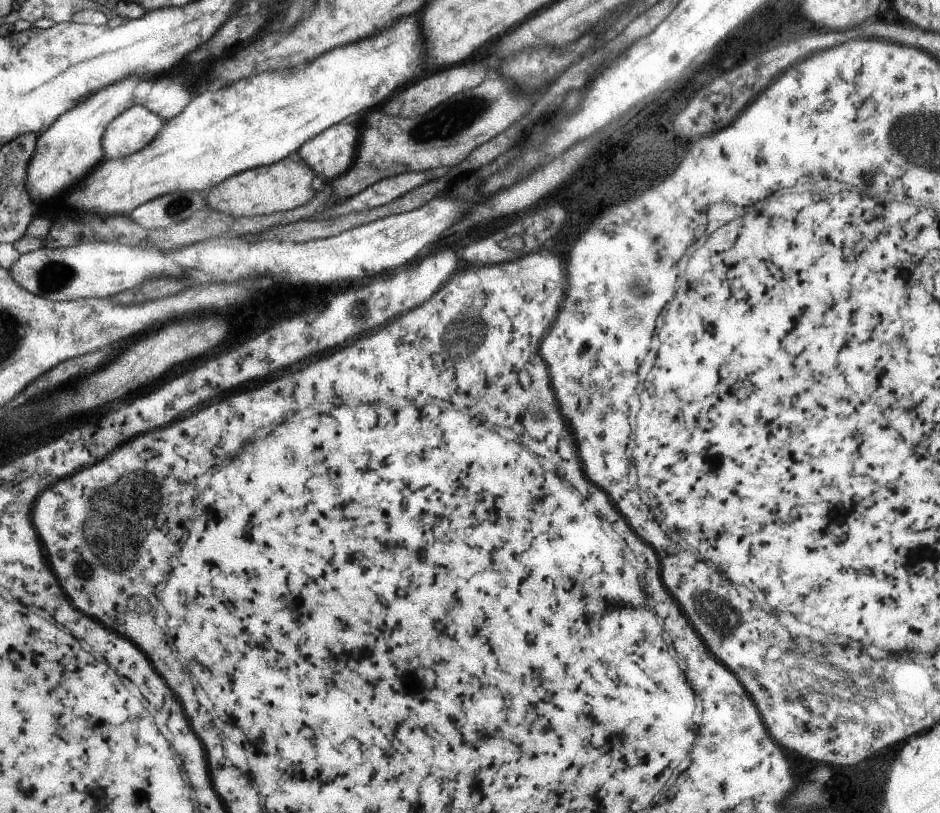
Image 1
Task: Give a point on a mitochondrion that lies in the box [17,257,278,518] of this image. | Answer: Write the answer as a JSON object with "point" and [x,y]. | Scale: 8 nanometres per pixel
{"point":[55,276]}

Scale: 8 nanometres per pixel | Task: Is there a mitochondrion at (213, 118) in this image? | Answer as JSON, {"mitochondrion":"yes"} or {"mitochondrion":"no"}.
{"mitochondrion":"no"}

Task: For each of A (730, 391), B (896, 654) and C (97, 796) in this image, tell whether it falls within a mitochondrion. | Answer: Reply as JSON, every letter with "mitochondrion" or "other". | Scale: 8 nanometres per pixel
{"A":"other","B":"other","C":"other"}

